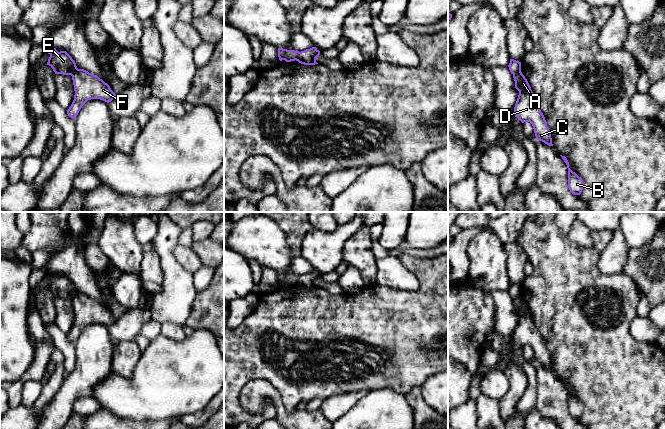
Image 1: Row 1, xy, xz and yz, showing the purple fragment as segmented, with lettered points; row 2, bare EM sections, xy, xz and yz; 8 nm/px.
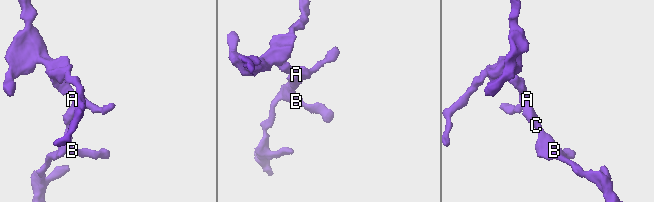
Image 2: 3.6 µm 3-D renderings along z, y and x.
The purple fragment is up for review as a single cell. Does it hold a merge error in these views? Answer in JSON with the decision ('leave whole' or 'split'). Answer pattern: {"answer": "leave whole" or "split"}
{"answer": "split"}

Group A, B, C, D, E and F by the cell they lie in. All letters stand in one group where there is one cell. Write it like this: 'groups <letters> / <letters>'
groups A B C D F / E

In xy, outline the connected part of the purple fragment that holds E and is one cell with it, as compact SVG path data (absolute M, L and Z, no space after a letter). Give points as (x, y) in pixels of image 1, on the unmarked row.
M48 270L46 276L50 279L47 289L55 298L72 299L78 293L75 285L66 275L58 276L56 272Z

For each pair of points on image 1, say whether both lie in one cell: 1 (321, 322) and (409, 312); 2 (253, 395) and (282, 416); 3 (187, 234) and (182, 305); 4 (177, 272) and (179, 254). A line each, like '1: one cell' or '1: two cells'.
1: one cell
2: one cell
3: two cells
4: two cells

